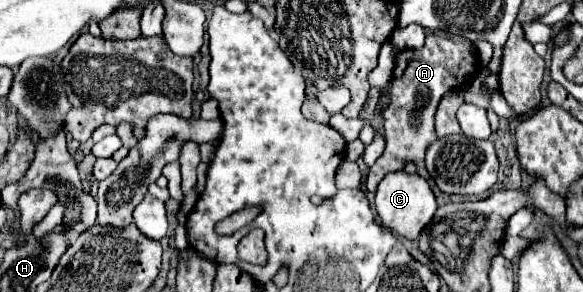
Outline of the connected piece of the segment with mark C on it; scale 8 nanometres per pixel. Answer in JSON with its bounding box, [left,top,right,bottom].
[374,171,438,239]

